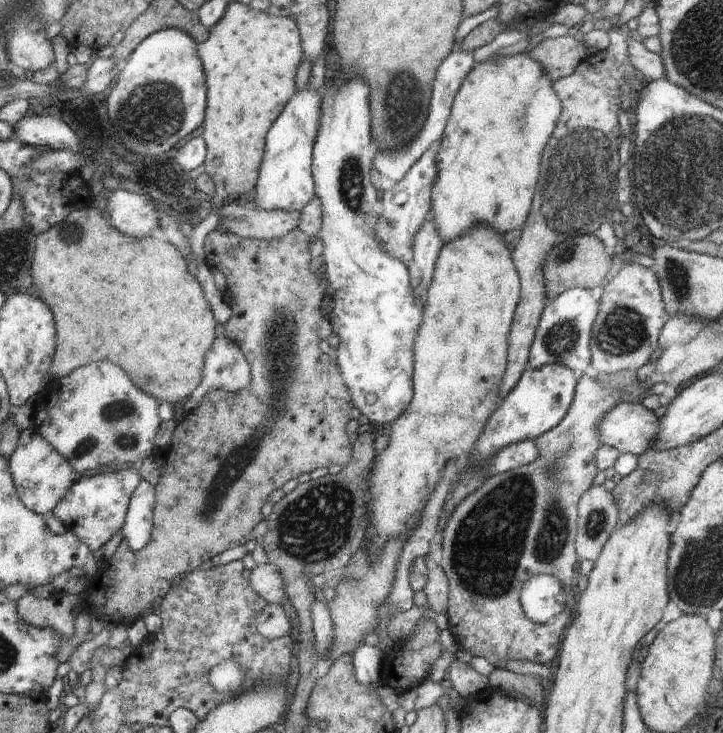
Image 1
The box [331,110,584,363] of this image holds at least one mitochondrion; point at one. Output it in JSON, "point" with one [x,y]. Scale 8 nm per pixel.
{"point":[351,185]}

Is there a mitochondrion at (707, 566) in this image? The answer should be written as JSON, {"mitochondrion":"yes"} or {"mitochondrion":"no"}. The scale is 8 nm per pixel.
{"mitochondrion":"yes"}

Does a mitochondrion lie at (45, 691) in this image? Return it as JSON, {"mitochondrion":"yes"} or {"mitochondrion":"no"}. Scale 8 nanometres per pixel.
{"mitochondrion":"no"}

